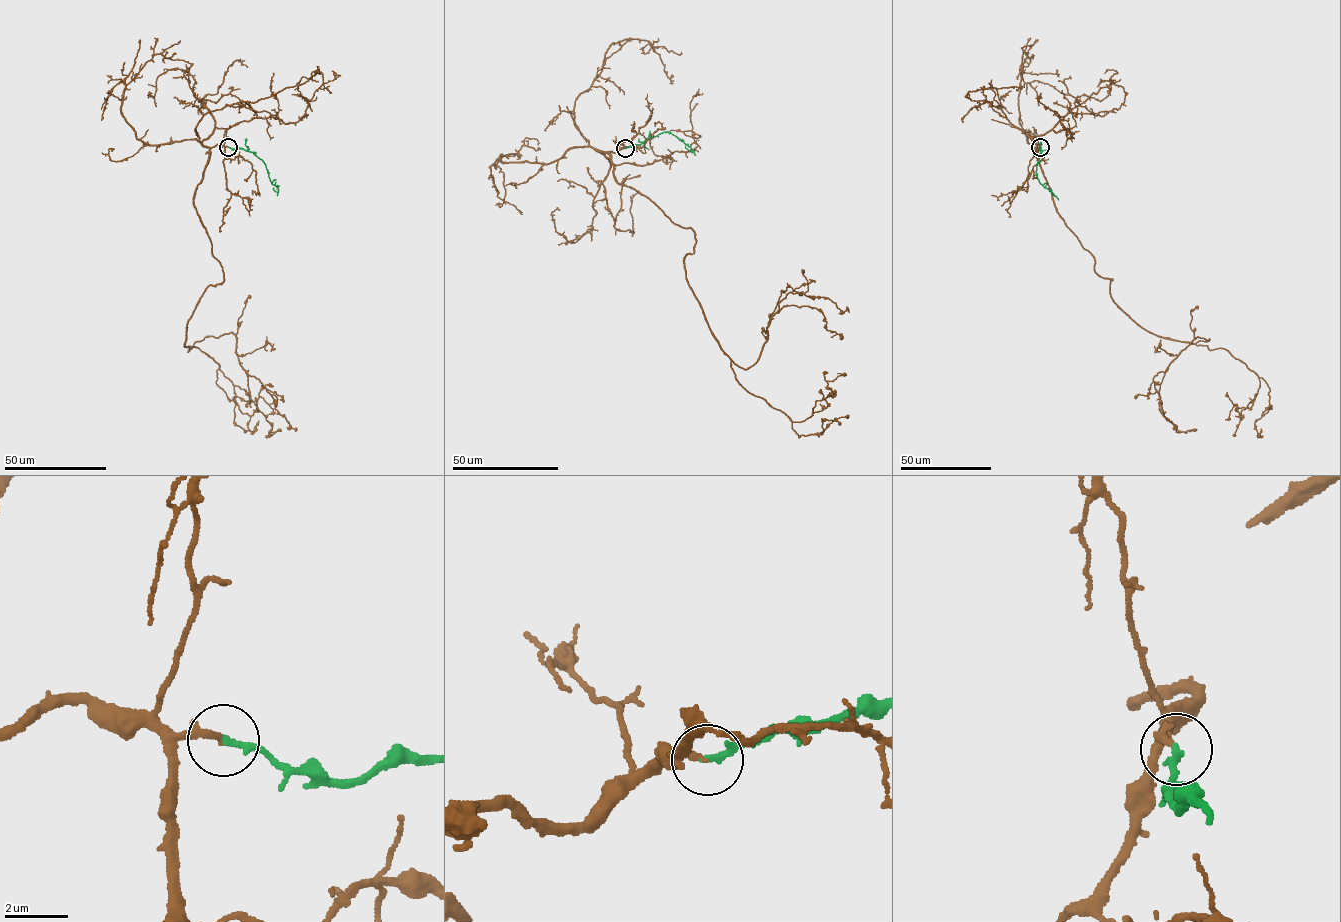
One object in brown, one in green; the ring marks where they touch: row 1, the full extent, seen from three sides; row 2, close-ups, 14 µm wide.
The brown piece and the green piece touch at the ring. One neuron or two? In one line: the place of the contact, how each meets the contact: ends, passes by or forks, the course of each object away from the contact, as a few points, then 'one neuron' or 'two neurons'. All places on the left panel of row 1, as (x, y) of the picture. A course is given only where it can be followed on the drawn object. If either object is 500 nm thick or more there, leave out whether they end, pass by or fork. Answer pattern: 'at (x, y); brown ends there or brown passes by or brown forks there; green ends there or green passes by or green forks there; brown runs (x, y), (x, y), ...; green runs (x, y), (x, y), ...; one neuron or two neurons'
at (228, 147); brown ends there; green ends there; brown runs (228, 147), (210, 149), (194, 200), (224, 280), (184, 346), (219, 365), (242, 413), (261, 396), (266, 415); green runs (228, 147), (251, 151), (262, 161), (278, 191), (273, 188); one neuron

